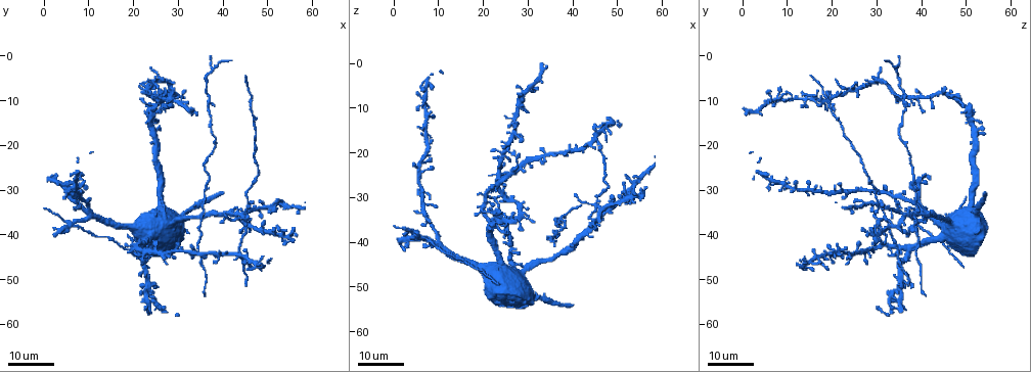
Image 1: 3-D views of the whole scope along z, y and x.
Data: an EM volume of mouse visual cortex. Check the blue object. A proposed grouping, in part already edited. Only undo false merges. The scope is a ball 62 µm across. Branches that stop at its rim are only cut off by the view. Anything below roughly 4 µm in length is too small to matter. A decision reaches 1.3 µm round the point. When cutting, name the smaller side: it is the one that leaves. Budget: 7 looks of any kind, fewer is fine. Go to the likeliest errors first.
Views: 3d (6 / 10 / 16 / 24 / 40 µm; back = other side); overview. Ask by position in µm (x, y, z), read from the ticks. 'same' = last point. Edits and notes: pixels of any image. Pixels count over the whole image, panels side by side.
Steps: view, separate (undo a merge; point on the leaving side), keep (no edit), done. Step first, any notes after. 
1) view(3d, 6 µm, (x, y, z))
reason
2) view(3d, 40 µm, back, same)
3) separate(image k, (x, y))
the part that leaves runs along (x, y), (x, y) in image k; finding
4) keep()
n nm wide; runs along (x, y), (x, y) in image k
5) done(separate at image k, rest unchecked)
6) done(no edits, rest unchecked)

view(3d, 16 µm, (45.5, 37.0, 32.0))
four or more arms meet

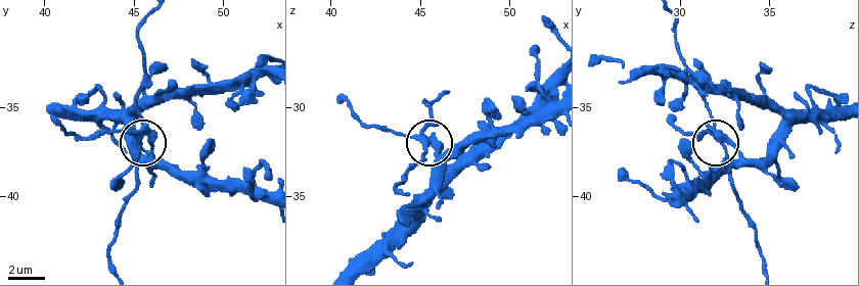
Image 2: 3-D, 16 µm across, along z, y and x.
view(3d, 6 µm, (45.3, 36.7, 32.2))

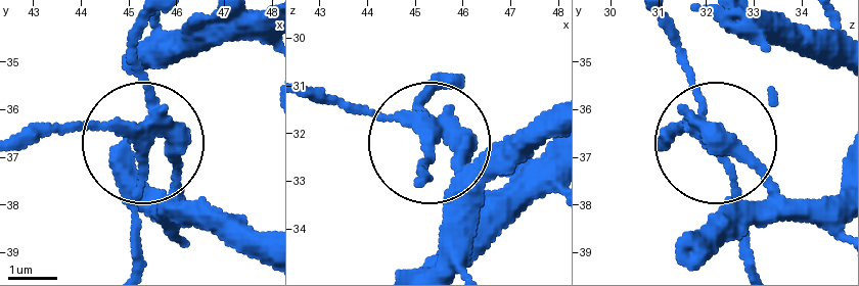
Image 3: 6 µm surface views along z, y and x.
keep()
4 arms; all the same cell

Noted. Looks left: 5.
view(3d, 16 µm, (38.5, 35.5, 42.0))

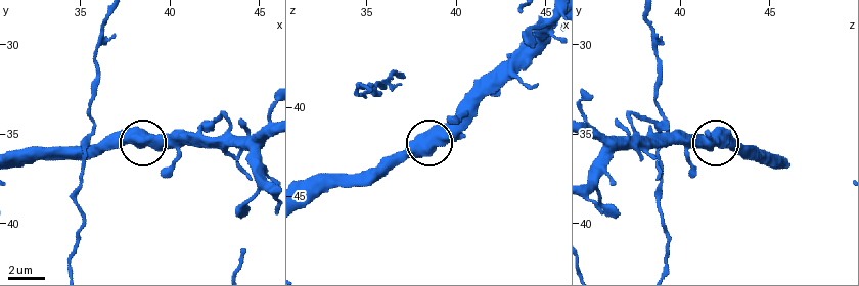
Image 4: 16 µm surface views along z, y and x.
view(3d, 10 µm, (38.0, 35.2, 41.7))

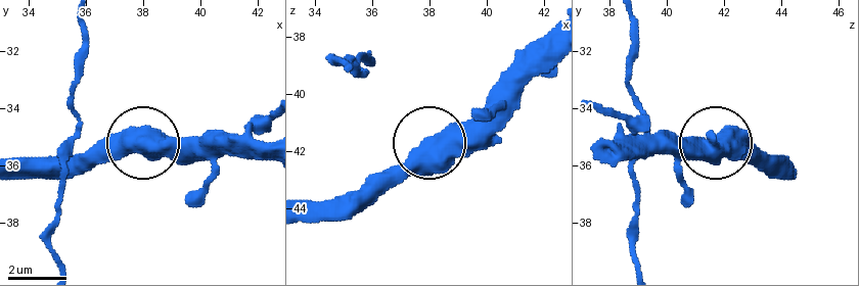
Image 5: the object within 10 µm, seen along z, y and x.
view(3d, 10 µm, back, (38.0, 35.2, 41.7))

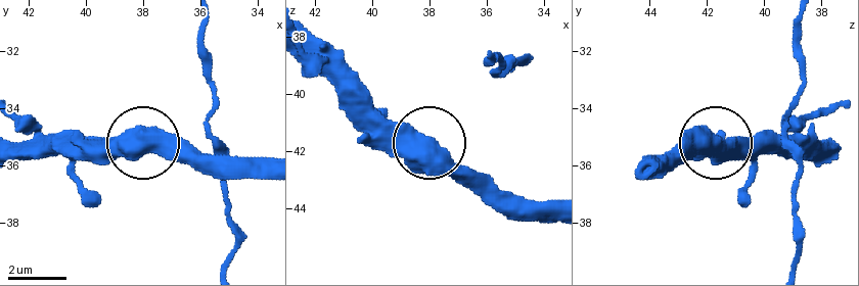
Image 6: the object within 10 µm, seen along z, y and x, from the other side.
keep()
all the same cell

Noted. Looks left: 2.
view(3d, 16 µm, (36.0, 30.5, 39.0))
narrows sharply

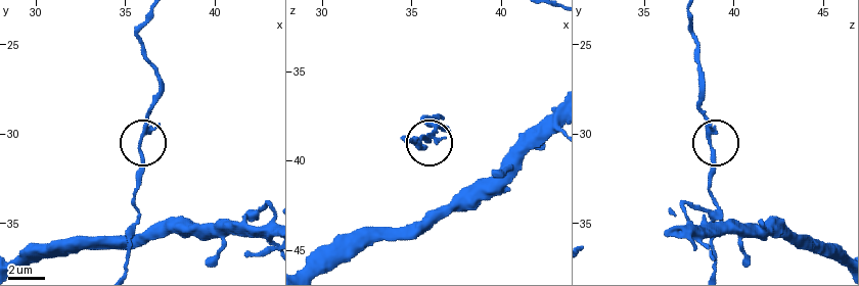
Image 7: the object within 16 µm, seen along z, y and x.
view(3d, 6 µm, (35.9, 30.5, 38.8))
zoom in

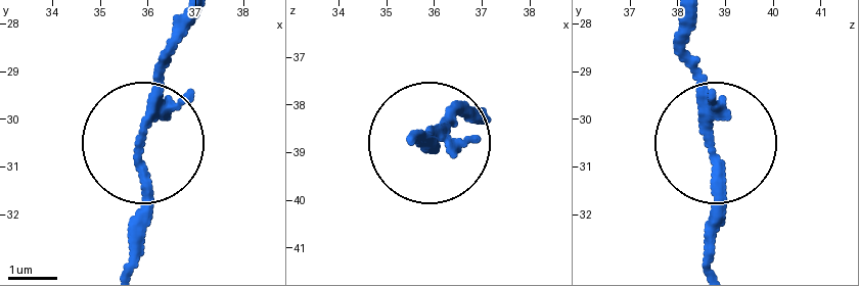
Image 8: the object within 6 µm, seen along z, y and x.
keep()
3 arms; all the same cell

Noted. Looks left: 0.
done(no edits, rest unchecked)

